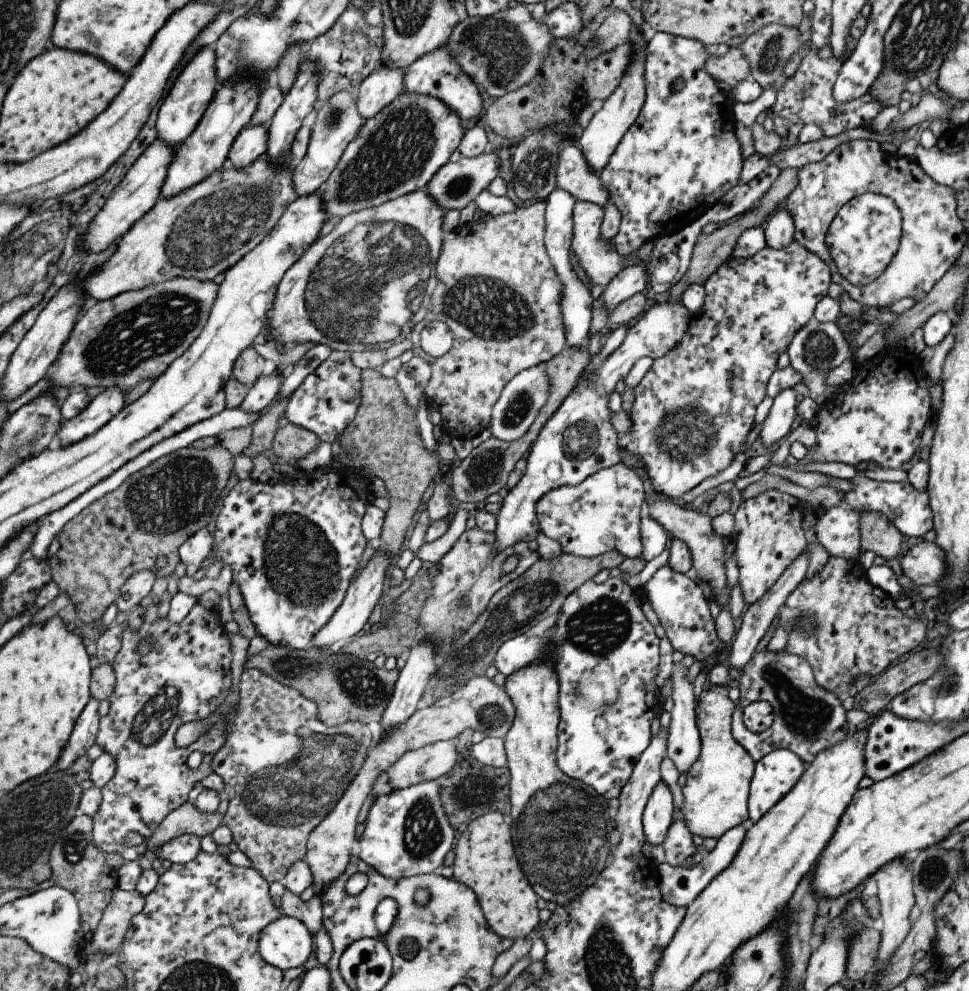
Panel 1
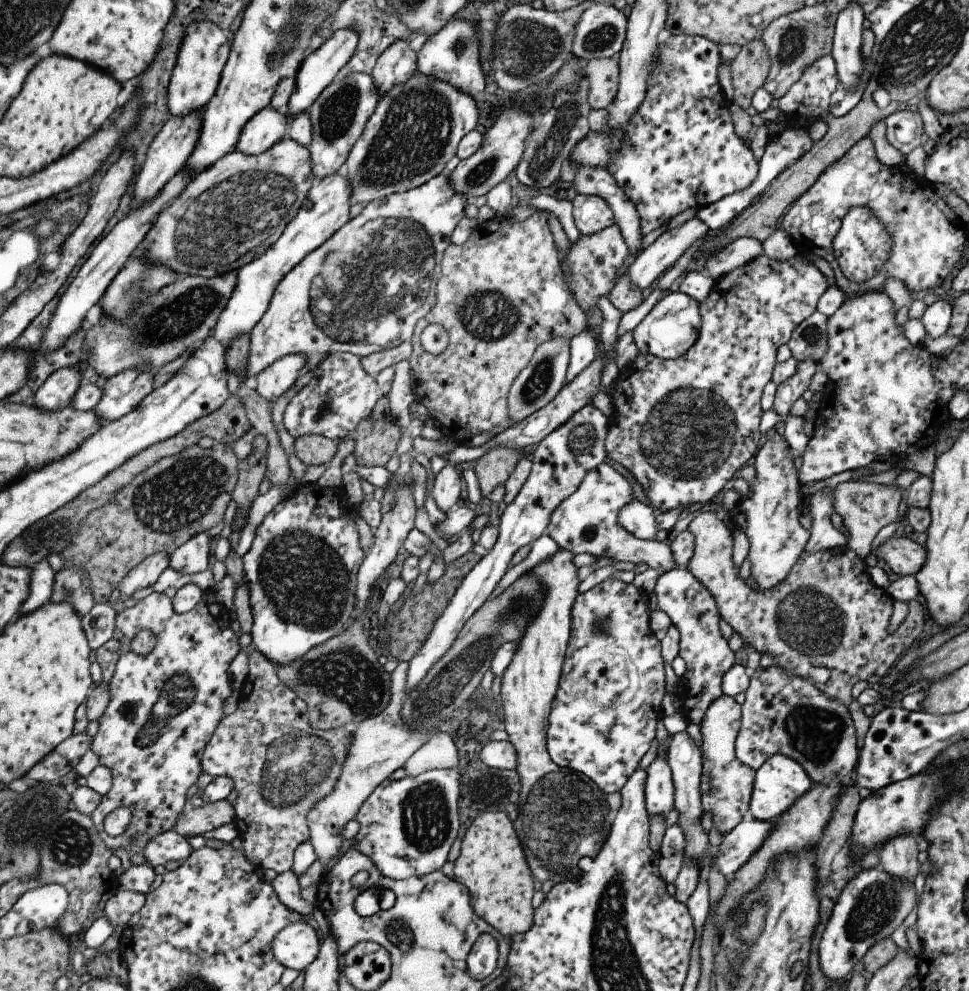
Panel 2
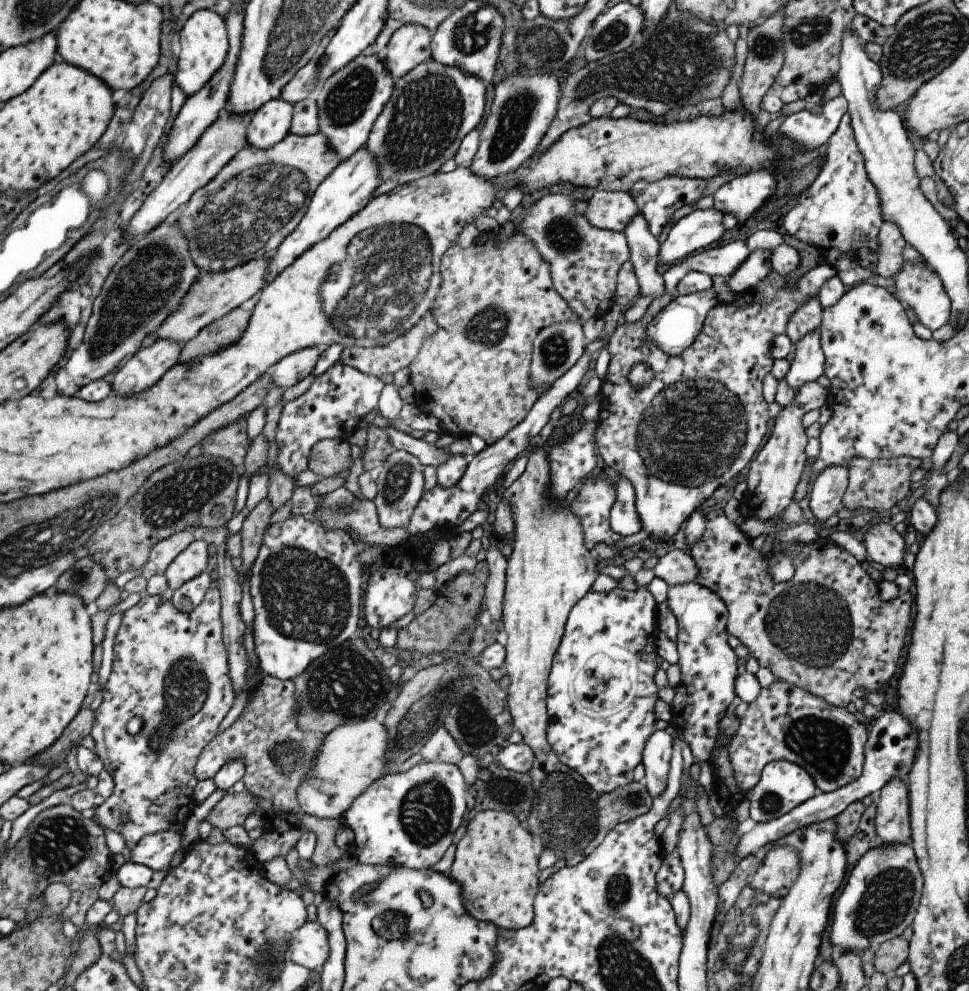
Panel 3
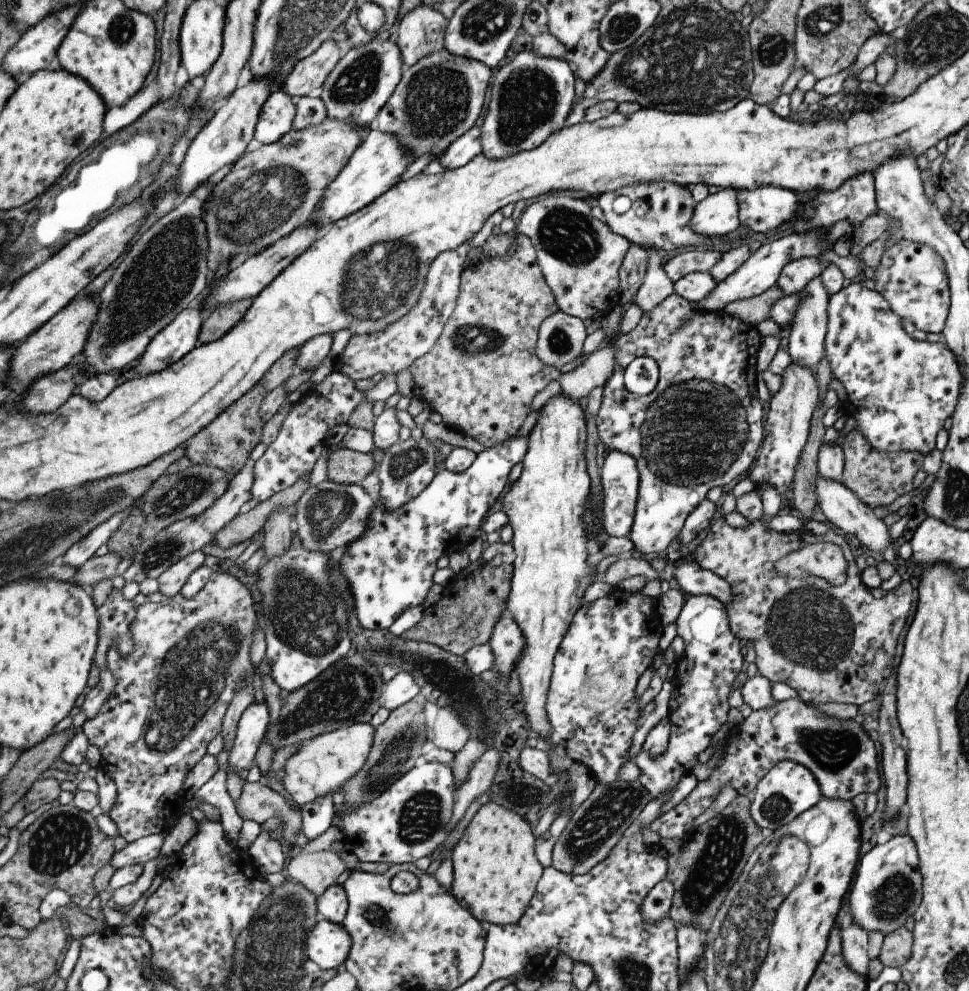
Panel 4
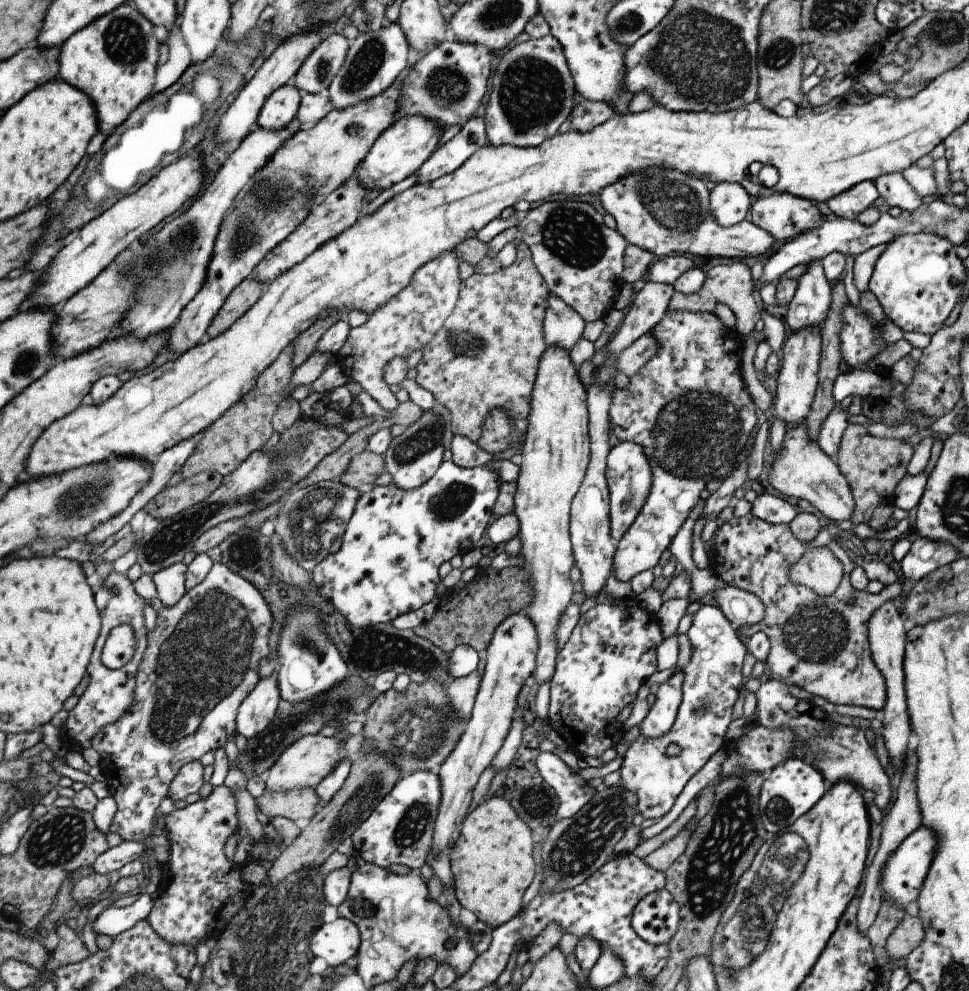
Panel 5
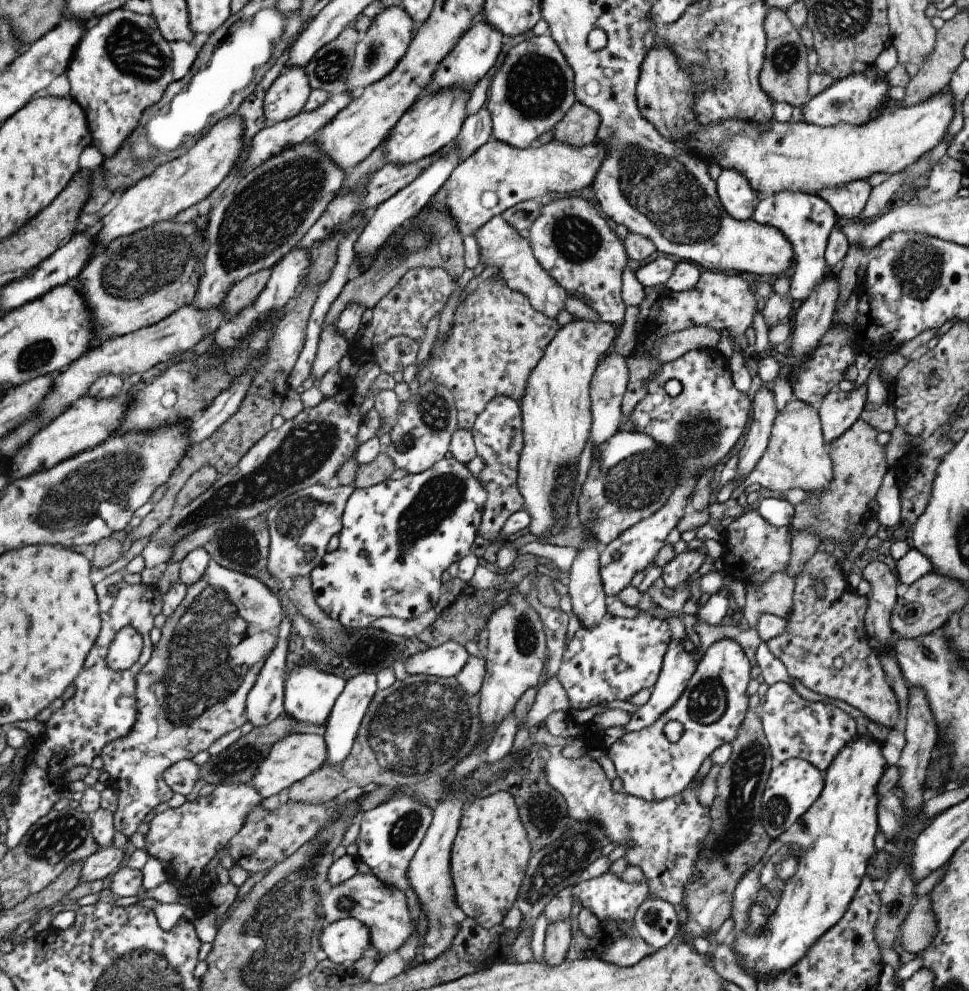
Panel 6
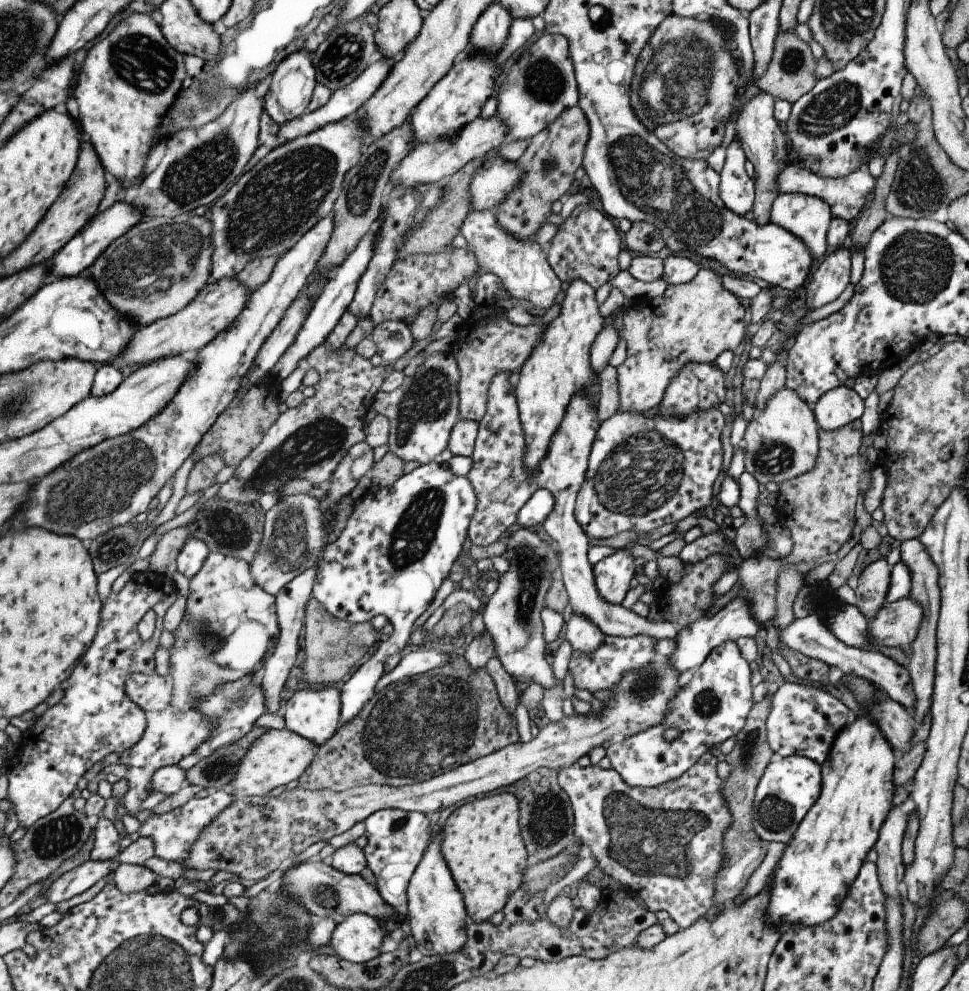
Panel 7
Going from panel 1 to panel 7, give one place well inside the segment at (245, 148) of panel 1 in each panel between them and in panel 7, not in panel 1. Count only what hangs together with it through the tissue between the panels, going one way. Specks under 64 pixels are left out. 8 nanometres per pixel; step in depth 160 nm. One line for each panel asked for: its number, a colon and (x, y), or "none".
2: (267, 127)
3: (269, 123)
4: (276, 114)
5: (279, 108)
6: (285, 97)
7: (292, 84)

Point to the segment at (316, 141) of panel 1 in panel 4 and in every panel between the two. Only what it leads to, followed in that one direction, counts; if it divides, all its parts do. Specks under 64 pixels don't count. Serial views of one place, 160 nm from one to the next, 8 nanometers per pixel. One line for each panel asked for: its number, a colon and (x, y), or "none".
2: (337, 117)
3: (349, 100)
4: (362, 80)

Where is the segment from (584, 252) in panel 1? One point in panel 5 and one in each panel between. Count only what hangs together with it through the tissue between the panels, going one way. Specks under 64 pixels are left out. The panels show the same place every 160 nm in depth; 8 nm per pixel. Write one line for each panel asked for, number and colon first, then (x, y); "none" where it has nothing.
2: (590, 214)
3: (612, 210)
4: (656, 215)
5: (663, 211)

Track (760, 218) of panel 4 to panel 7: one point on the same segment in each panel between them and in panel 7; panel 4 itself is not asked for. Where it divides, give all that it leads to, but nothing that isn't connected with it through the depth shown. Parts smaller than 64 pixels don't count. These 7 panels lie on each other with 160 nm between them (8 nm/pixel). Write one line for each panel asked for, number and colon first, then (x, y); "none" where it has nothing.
5: (784, 216)
6: (805, 220)
7: (806, 216)

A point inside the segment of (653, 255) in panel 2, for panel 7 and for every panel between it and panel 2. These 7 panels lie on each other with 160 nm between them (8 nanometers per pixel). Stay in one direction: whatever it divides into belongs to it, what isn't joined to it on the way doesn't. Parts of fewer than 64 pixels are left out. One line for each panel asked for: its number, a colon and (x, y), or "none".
3: (701, 228)
4: (716, 215)
5: (729, 203)
6: (734, 192)
7: (736, 189)

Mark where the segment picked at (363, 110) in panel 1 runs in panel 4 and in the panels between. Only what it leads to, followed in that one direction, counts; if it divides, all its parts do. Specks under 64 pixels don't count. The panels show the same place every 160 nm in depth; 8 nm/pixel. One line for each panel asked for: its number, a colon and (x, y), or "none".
2: (396, 64)
3: (409, 45)
4: (421, 31)

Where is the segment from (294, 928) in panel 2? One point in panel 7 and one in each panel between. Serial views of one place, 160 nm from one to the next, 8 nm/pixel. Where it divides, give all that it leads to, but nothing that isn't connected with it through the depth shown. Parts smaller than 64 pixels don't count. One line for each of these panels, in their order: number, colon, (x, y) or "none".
3: (309, 948)
4: (327, 944)
5: (336, 941)
6: (344, 940)
7: (356, 939)

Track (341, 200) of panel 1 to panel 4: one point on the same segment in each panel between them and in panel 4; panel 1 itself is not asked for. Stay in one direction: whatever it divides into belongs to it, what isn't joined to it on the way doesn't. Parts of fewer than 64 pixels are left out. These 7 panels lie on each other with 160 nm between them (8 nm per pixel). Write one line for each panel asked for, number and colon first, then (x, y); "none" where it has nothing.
2: (415, 128)
3: (432, 107)
4: (437, 99)

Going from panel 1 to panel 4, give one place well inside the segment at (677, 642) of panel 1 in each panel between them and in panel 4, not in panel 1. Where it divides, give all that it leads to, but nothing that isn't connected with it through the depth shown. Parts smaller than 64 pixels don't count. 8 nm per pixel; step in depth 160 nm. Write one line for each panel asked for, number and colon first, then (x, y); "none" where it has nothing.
2: (691, 609)
3: (707, 668)
4: (704, 675)

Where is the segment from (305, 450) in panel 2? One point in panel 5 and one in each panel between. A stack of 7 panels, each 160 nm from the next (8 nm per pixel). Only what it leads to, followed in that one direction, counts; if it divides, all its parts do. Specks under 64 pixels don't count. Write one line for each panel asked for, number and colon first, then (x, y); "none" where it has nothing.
3: (328, 457)
4: (348, 467)
5: (363, 469)

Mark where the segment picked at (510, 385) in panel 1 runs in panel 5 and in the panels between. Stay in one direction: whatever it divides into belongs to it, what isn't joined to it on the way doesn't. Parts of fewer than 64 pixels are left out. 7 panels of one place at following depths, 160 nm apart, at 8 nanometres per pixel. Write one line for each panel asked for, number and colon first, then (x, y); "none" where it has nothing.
2: (537, 384)
3: (555, 348)
4: (560, 336)
5: (562, 326)

